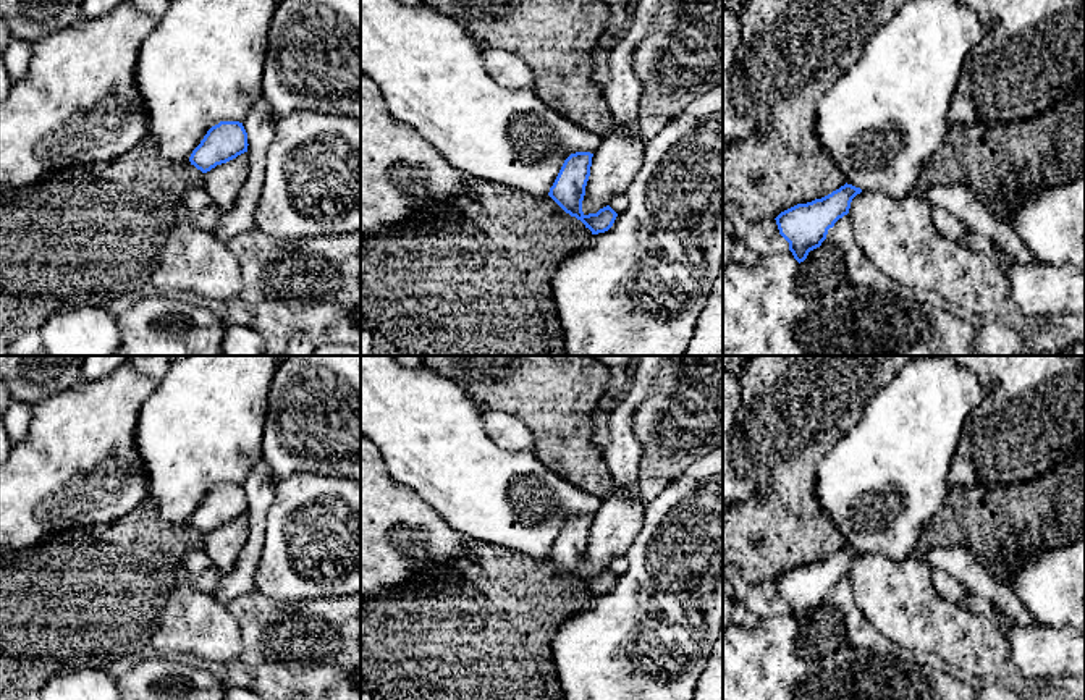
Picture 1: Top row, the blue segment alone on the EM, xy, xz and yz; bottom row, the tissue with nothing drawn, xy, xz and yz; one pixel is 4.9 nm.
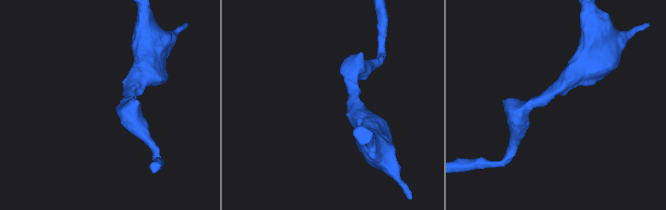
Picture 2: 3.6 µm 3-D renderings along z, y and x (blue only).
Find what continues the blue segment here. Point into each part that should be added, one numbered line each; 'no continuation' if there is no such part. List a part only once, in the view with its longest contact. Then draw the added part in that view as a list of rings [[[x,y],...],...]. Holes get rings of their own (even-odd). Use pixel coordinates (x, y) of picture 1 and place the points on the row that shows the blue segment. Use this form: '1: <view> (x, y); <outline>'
no continuation

